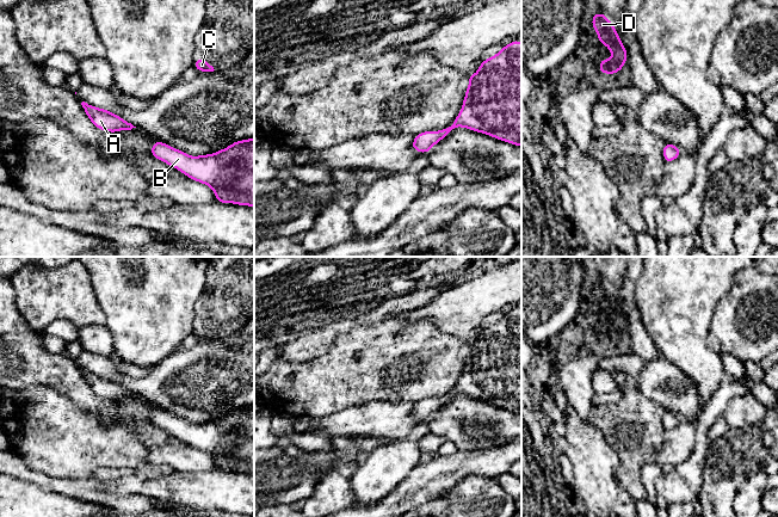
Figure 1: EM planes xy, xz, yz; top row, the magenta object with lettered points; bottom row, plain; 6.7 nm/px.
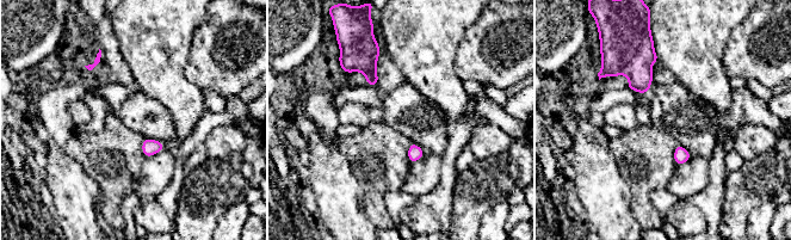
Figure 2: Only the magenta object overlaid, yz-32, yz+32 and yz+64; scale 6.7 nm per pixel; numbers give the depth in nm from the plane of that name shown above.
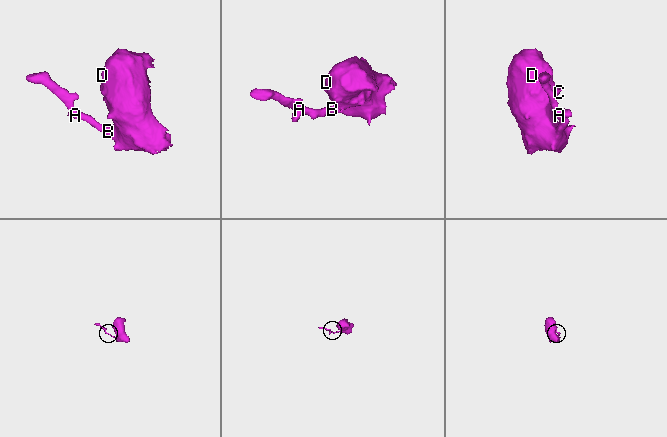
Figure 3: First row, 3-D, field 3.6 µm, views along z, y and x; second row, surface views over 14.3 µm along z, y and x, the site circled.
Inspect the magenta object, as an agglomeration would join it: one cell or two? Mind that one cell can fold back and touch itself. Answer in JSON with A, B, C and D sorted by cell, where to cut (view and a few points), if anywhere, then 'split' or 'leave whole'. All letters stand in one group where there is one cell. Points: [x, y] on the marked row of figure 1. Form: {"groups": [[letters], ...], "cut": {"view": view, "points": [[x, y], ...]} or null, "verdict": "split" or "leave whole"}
{"groups": [["A", "B", "C", "D"]], "cut": null, "verdict": "leave whole"}

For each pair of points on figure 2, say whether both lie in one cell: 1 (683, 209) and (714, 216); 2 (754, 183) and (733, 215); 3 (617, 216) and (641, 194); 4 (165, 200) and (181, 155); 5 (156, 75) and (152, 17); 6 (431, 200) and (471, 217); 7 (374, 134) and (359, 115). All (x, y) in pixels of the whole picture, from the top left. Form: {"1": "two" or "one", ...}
{"1": "two", "2": "one", "3": "two", "4": "one", "5": "one", "6": "two", "7": "two"}

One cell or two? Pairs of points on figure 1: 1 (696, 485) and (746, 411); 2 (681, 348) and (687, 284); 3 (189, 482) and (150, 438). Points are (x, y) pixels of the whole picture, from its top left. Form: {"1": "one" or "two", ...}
{"1": "two", "2": "one", "3": "two"}

